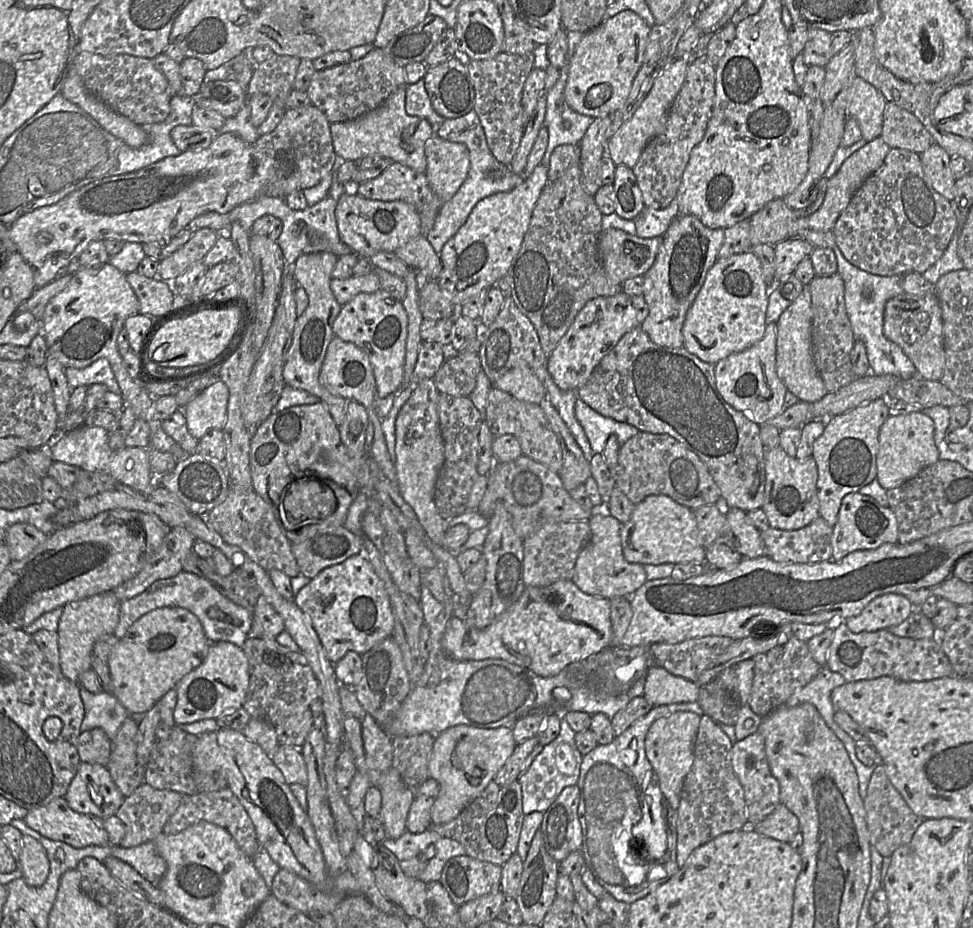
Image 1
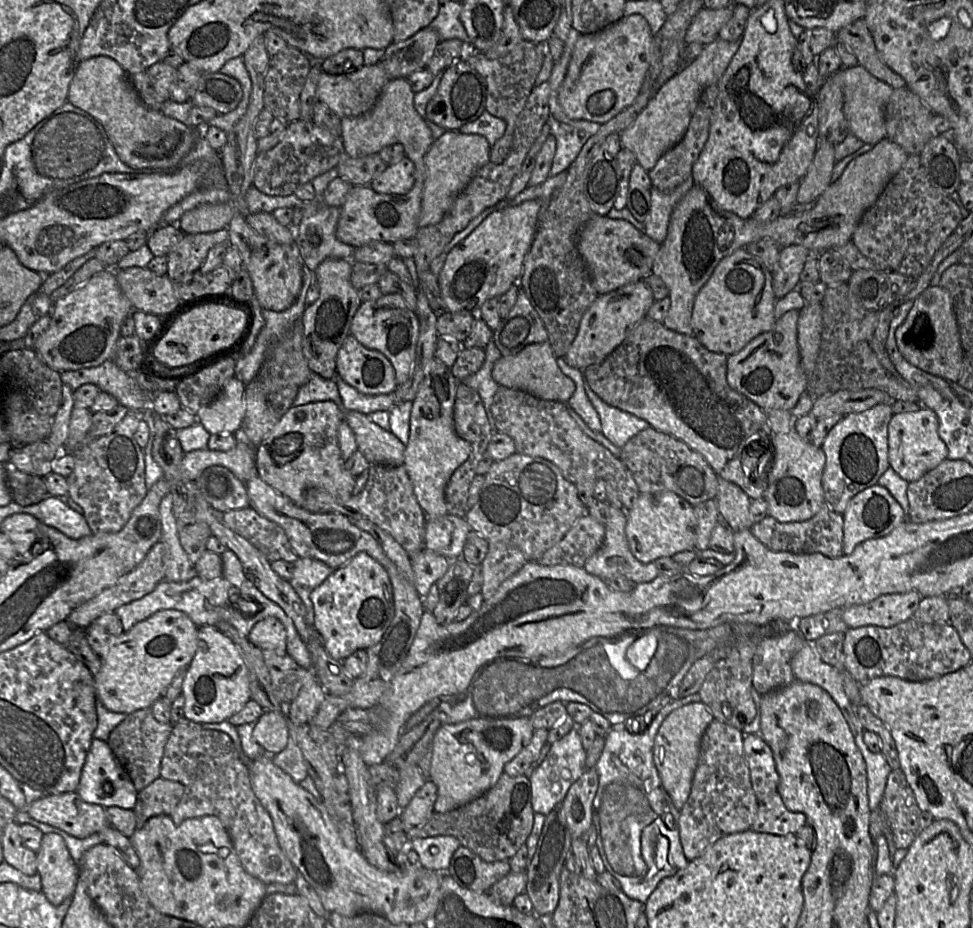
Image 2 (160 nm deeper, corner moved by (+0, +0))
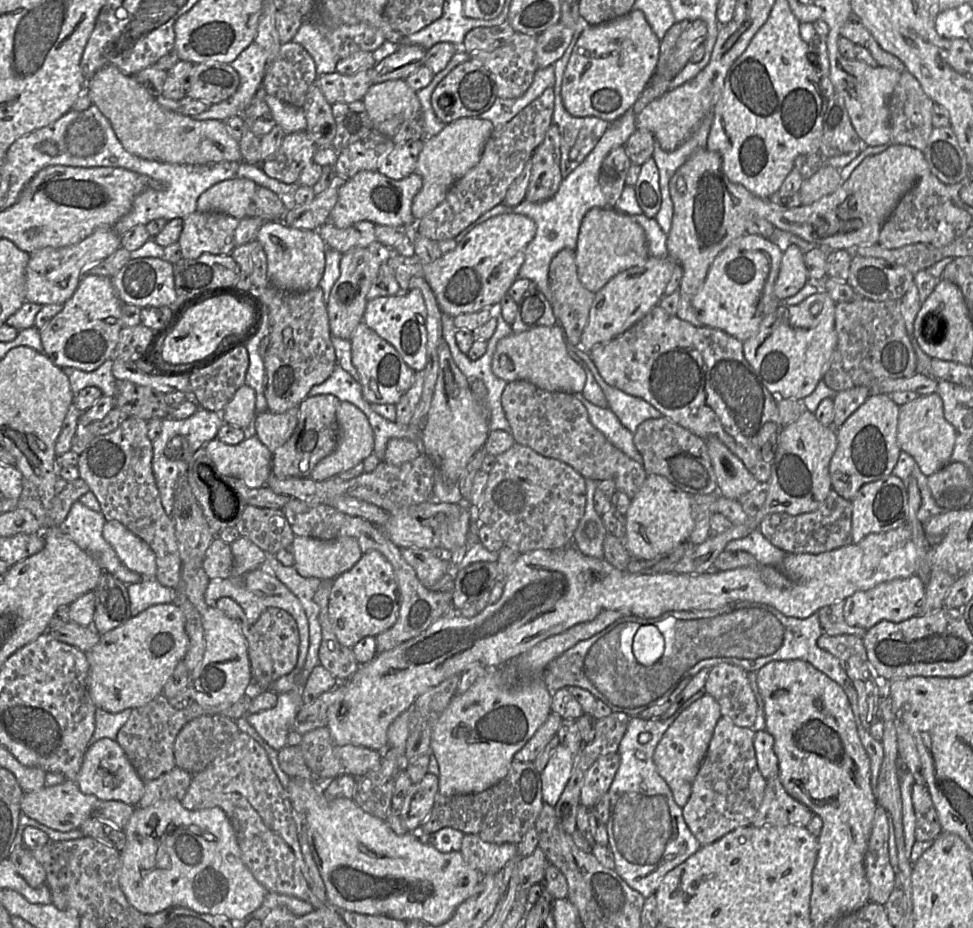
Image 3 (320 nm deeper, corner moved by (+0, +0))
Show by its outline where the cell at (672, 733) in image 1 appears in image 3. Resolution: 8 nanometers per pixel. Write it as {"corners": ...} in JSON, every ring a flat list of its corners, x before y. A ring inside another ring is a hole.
{"corners":[[705,693,679,714,665,731,654,751,656,769,670,787,675,802,681,808,688,802,693,782,721,717,719,704,712,696]]}

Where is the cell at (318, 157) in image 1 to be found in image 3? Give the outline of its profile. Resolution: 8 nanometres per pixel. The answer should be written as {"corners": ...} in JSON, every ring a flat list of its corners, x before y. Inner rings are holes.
{"corners":[[307,131,289,133,277,151,260,166,270,178,286,184,297,183,301,171,313,161,317,149]]}

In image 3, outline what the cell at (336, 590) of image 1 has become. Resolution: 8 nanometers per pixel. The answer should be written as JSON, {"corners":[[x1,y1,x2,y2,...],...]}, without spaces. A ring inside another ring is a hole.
{"corners":[[369,550,350,569,333,579,328,618,338,642,352,648,362,638,376,637,389,629,398,617,399,605,400,593,391,563,380,552]]}

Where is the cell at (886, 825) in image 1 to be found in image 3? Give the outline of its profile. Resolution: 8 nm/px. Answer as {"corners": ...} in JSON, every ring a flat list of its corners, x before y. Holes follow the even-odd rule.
{"corners":[[914,782,911,789,911,799,916,817,916,841,933,841,943,832,943,829,926,784]]}

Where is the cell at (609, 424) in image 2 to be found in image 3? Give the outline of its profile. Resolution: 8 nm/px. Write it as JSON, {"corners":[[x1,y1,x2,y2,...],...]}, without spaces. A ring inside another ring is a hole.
{"corners":[[579,350,578,356,586,363,602,389,608,408,630,432,634,434,637,427,648,419,662,417,662,414,645,400,626,394,607,384,587,351]]}

